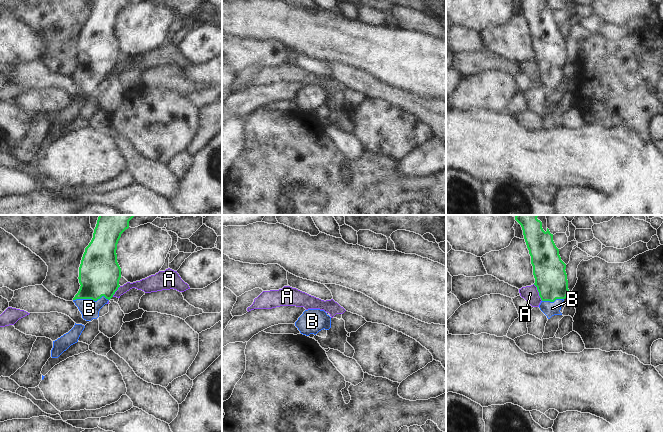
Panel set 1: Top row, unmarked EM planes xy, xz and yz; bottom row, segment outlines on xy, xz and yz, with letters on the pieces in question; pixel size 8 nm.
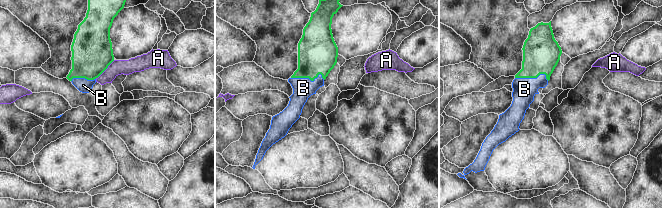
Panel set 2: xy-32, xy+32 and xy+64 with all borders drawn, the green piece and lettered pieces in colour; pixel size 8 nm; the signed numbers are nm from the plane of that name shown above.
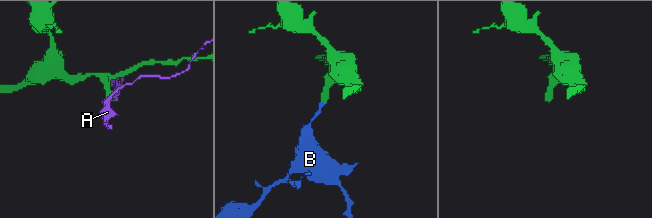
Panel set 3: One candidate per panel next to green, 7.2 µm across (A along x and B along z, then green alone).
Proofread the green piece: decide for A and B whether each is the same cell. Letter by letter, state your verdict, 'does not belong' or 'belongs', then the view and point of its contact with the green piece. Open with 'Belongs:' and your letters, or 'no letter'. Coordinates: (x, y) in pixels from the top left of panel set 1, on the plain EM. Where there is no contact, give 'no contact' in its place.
Belongs: B
A: does not belong | yz (538, 67)
B: belongs | xy (90, 74)

